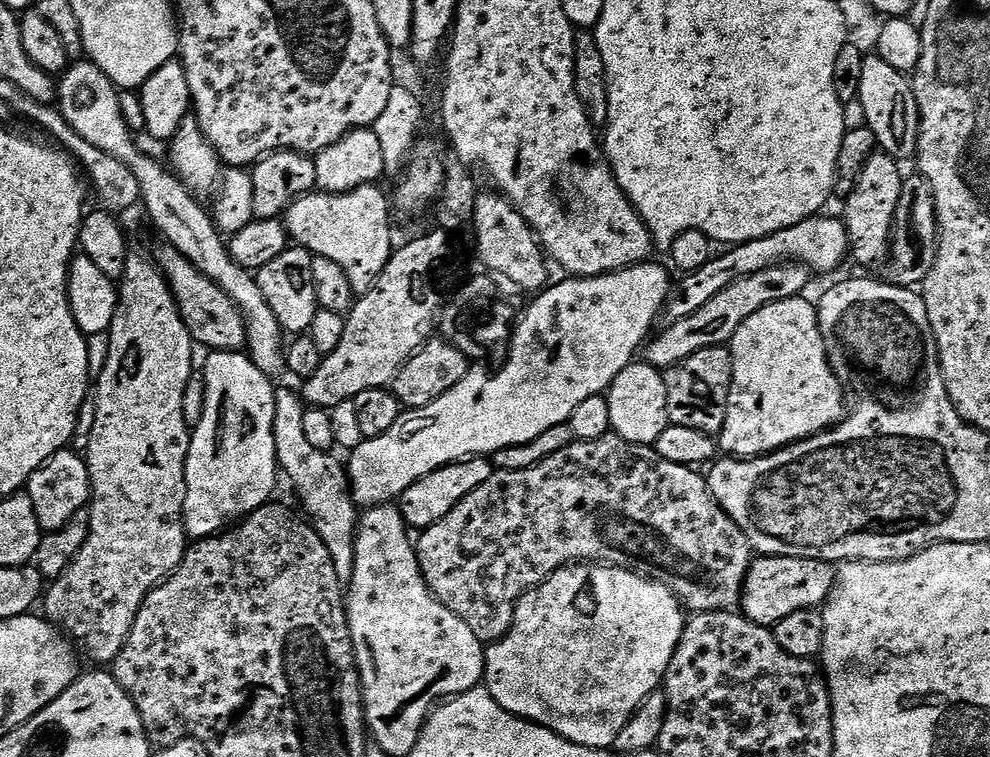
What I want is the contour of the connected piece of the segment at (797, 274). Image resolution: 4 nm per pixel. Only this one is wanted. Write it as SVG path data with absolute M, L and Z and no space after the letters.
M789 262L775 264L773 268L766 270L758 270L758 274L750 274L746 278L726 286L726 290L714 294L714 298L710 298L710 302L706 302L706 306L702 306L702 310L694 310L694 314L667 325L663 329L665 332L658 336L653 335L643 349L643 359L650 366L667 370L678 366L678 362L690 358L690 354L698 354L698 350L727 345L738 330L738 326L742 326L742 322L746 322L746 318L750 318L750 314L758 314L758 310L762 310L762 306L767 304L782 302L786 298L801 295L805 291L803 288L808 284L808 276L810 277L809 269L805 268L803 264Z

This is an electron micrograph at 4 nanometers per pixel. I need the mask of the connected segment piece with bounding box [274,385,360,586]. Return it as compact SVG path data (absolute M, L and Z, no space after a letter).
M279 385L275 392L275 414L274 414L274 444L276 450L276 462L281 473L288 475L300 504L304 507L303 515L306 517L312 529L326 542L326 550L330 550L330 559L334 562L334 570L338 570L338 578L341 585L347 586L352 581L354 574L354 546L356 545L356 526L360 522L360 512L354 497L348 478L347 467L332 452L317 450L315 446L307 441L303 433L303 419L306 408L303 399L295 392Z

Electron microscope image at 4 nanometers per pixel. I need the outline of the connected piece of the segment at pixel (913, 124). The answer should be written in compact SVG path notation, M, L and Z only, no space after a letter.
M875 54L865 55L862 66L862 86L858 107L864 111L863 123L874 130L877 145L897 162L913 159L916 156L916 143L920 133L920 111L912 93L912 81L890 62L882 62Z

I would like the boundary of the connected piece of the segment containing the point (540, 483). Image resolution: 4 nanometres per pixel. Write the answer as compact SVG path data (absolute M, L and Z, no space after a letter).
M615 434L593 440L573 439L572 444L566 446L566 450L558 450L558 454L550 454L550 458L546 458L526 470L493 471L492 477L486 482L482 482L482 486L478 486L478 490L466 494L466 498L462 498L462 502L458 502L458 506L454 506L454 510L450 510L450 514L436 520L429 528L423 529L419 533L420 540L418 536L414 547L426 586L432 591L433 598L442 602L442 606L446 606L446 610L458 614L458 618L462 618L462 622L466 622L466 626L470 626L474 638L478 638L485 646L495 644L510 630L516 613L516 603L529 590L546 582L546 578L550 578L558 569L567 568L569 564L577 562L607 562L609 565L625 568L628 572L636 572L637 575L644 576L647 580L664 584L692 614L730 612L739 609L744 579L754 559L754 553L746 534L742 534L742 530L738 530L736 523L724 513L722 506L718 506L718 502L708 491L707 479L701 473L699 476L696 472L699 471L695 467L662 458L656 452L655 447L626 442L621 436Z

